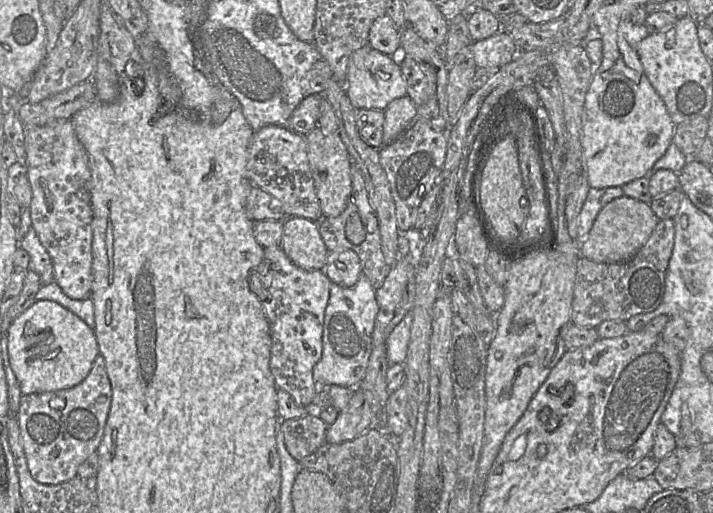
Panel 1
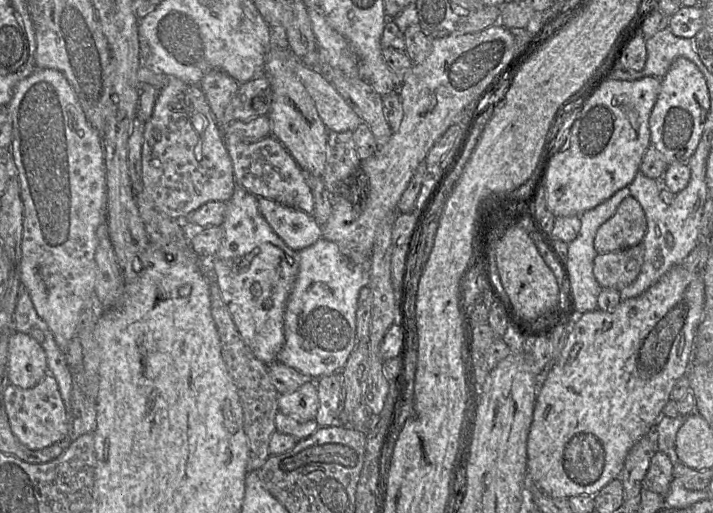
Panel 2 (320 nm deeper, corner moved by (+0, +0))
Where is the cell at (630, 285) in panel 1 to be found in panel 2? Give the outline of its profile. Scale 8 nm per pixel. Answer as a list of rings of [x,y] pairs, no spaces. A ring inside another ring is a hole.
[[[641,243],[625,249],[597,254],[593,273],[602,288],[621,291],[638,277],[644,262],[645,249]]]

